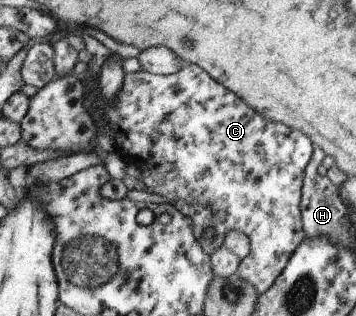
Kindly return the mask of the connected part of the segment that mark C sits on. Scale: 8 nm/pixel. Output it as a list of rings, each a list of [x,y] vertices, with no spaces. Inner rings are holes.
[[[78,61],[73,67],[73,75],[80,79],[81,85],[83,85],[83,107],[88,111],[88,114],[91,115],[91,108],[89,104],[94,102],[94,107],[97,107],[98,112],[104,113],[106,121],[109,123],[104,130],[107,134],[111,136],[113,140],[113,149],[115,153],[123,158],[127,163],[133,163],[137,169],[141,172],[141,181],[145,185],[145,189],[150,193],[155,193],[161,197],[166,197],[169,204],[177,208],[177,211],[180,211],[184,216],[189,217],[193,230],[193,237],[197,240],[197,245],[207,253],[209,256],[210,253],[213,253],[215,249],[219,249],[223,245],[223,237],[225,233],[229,231],[237,231],[237,233],[242,233],[248,239],[249,253],[243,257],[238,265],[238,270],[236,271],[237,275],[244,279],[257,293],[263,293],[266,289],[271,287],[271,284],[277,275],[283,271],[291,253],[295,251],[295,247],[303,241],[303,237],[306,237],[302,232],[301,224],[301,213],[299,211],[299,202],[301,201],[301,186],[303,185],[303,172],[307,163],[309,163],[310,157],[312,155],[312,143],[310,139],[303,135],[300,131],[295,131],[294,129],[289,129],[285,127],[285,124],[275,123],[270,119],[265,119],[261,117],[256,111],[253,111],[250,107],[247,107],[241,99],[236,95],[233,95],[231,91],[226,90],[219,82],[211,79],[205,71],[200,67],[197,67],[195,64],[186,64],[183,65],[179,71],[169,75],[161,74],[150,74],[139,70],[133,73],[124,73],[121,87],[119,91],[115,93],[113,97],[113,103],[105,103],[101,93],[99,93],[99,83],[97,83],[97,77],[95,77],[95,87],[94,91],[87,97],[86,90],[83,83],[83,75],[86,69],[87,63]],[[213,227],[213,239],[211,241],[205,241],[203,235],[207,229]]]

